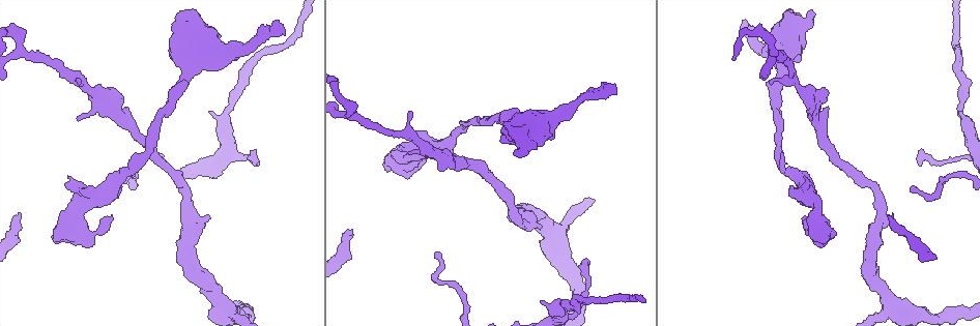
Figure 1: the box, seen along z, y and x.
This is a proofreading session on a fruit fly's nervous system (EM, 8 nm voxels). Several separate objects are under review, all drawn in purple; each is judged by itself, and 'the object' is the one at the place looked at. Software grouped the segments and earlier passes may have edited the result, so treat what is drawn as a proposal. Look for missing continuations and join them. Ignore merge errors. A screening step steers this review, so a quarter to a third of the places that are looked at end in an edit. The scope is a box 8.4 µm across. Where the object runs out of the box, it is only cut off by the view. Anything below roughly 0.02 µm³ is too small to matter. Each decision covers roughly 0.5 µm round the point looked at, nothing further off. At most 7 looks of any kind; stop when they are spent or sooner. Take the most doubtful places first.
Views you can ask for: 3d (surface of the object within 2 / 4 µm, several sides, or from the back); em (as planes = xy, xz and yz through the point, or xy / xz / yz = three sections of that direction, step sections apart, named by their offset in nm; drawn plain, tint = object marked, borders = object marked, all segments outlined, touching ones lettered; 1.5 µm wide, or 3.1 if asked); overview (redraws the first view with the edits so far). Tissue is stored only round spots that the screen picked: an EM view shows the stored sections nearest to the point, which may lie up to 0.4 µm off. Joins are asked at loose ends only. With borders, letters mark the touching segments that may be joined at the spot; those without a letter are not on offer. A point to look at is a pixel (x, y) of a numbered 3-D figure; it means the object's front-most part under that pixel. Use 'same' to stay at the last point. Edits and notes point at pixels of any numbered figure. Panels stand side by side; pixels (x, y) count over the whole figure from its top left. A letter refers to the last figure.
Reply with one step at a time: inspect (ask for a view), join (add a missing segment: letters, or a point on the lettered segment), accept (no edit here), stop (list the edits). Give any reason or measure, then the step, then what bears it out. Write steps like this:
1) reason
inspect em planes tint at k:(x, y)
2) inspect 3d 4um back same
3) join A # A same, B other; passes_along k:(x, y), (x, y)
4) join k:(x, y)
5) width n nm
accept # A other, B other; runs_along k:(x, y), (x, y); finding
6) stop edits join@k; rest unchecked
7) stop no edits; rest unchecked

branch stops here
inspect em yz step 4 borders at 1:(892, 214)

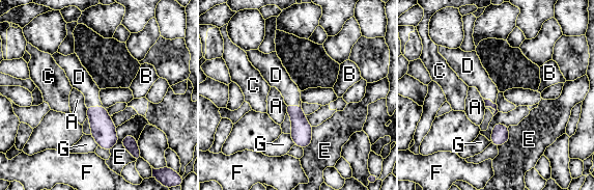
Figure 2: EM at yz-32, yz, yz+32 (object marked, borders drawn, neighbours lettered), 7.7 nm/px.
cut it another way
inspect em planes borders same

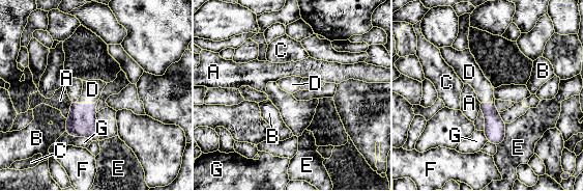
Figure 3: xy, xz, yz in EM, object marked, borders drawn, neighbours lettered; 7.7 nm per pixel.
join D # A other, B other, C other, D same, E other, F other, G other; passes_along 3:(82, 121), (87, 104), (92, 89); it goes on there

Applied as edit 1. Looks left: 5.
inspect overview

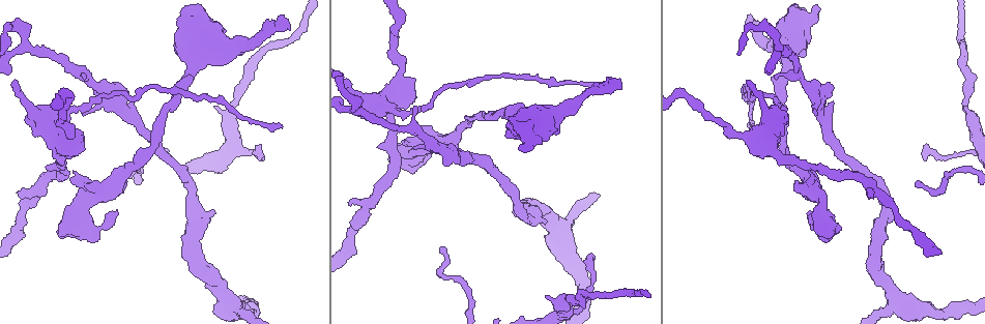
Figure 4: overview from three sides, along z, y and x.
an open end
inspect 3d 2um at 4:(288, 29)

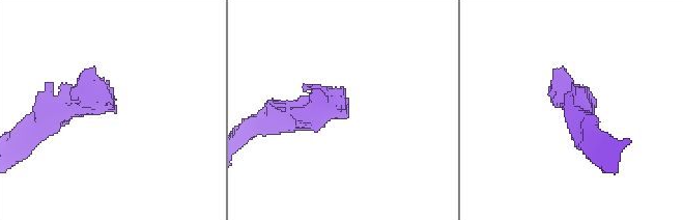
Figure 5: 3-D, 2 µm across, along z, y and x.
now the EM
inspect em xz step 8 tint at 5:(343, 89)

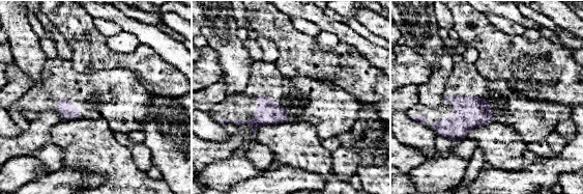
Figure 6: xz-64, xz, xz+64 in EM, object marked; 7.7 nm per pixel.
another direction
inspect em yz step 4 borders same

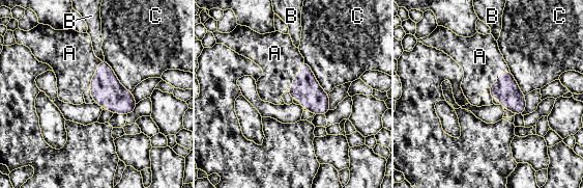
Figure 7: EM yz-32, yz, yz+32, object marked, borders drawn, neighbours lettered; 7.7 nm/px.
width 160 nm
join A # A same, B other, C other; passes_along 7:(305, 86), (297, 76), (274, 53); the neuron continues

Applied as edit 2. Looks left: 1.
thick end
inspect em planes borders at 4:(213, 212)

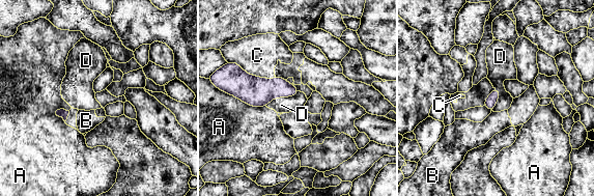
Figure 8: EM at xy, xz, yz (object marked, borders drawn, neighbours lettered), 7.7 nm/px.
accept # A other, B other, C other, D other; border 8:(300, 91), (276, 96), (265, 106); none of them fits

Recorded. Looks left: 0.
stop edits join@3, join@7; rest unchecked

